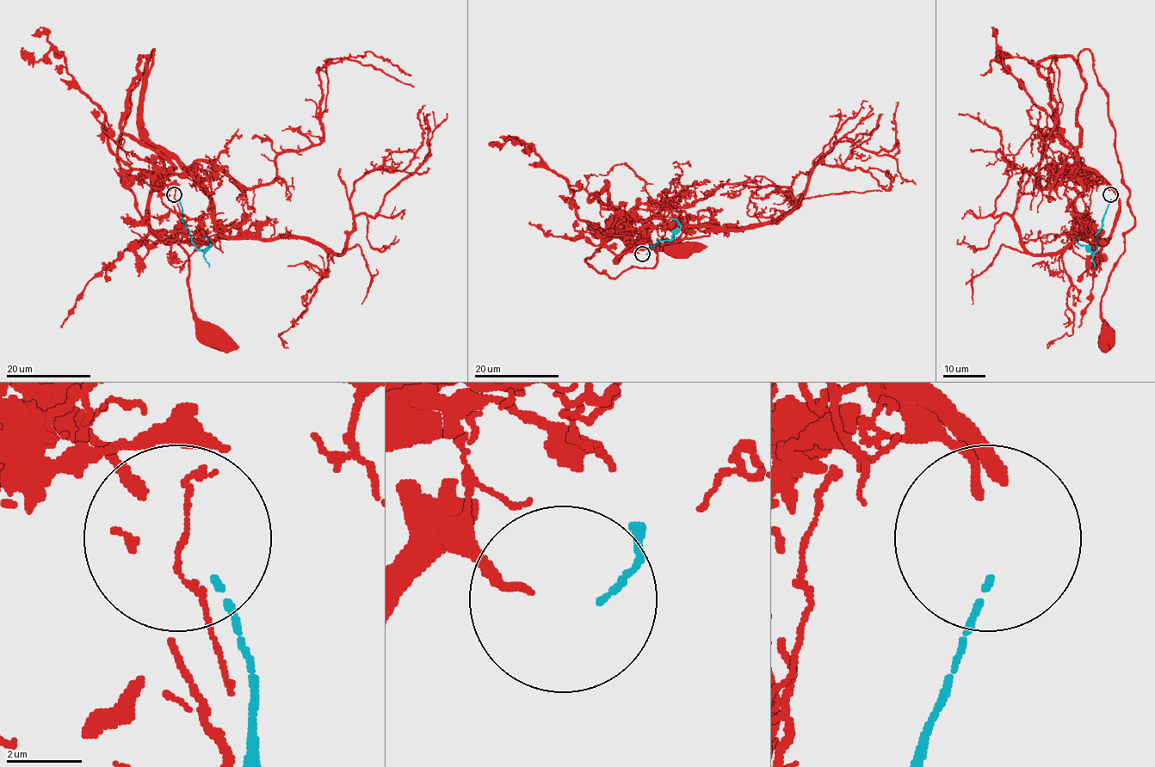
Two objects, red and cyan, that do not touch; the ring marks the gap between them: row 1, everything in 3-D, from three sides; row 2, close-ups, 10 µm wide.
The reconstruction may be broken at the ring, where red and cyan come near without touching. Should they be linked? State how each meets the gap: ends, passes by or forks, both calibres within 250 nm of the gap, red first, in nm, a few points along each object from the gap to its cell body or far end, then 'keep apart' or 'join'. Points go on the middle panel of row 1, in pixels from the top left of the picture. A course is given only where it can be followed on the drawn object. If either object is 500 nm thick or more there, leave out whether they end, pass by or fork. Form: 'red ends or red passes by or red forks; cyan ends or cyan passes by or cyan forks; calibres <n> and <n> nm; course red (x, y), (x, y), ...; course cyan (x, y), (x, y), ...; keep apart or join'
red ends; cyan ends; calibres 260 and 150 nm; course red (638, 253), (627, 220), (611, 219), (621, 229), (585, 260), (615, 279), (651, 267), (659, 244), (683, 248); course cyan (645, 254), (658, 241), (670, 241), (680, 228), (680, 223), (670, 219); keep apart

